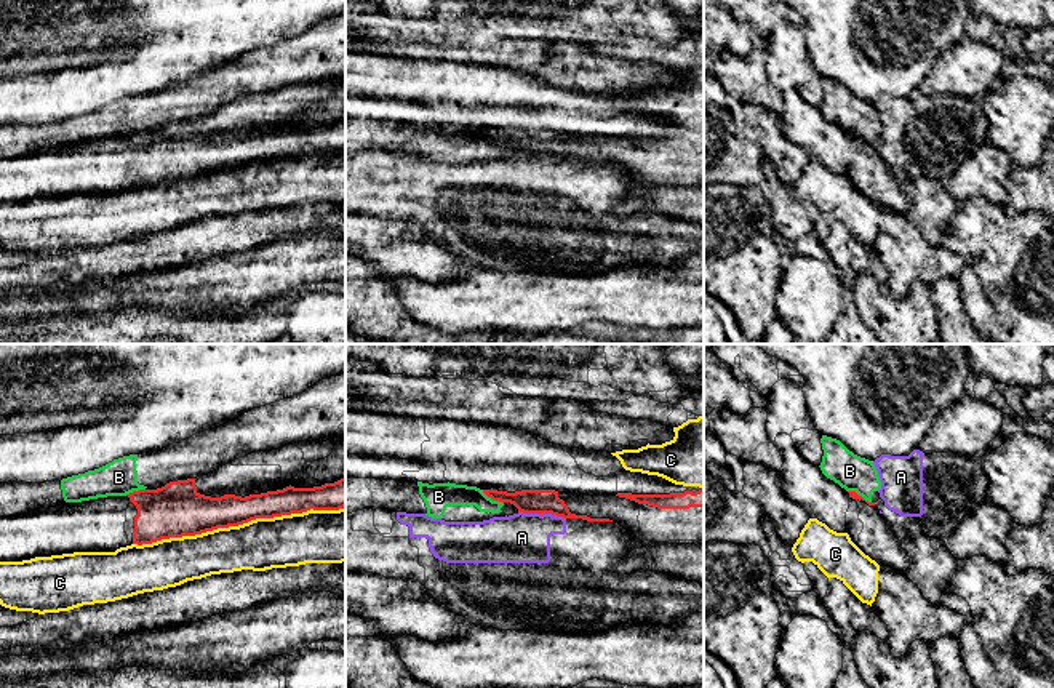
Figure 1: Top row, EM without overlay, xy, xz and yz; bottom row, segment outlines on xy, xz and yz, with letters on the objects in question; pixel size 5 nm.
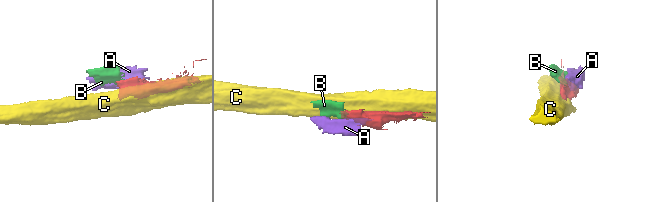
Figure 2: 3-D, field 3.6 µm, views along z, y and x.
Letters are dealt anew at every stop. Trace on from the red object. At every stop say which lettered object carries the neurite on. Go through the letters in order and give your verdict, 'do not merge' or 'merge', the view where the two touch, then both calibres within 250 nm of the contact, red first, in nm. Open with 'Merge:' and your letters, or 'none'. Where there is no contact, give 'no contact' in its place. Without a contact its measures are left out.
Merge: none
A: do not merge; contact in xz; calibres 130 and 260 nm
B: do not merge; contact in xz; calibres 130 and 130 nm
C: do not merge; contact in xy; calibres 220 and 260 nm

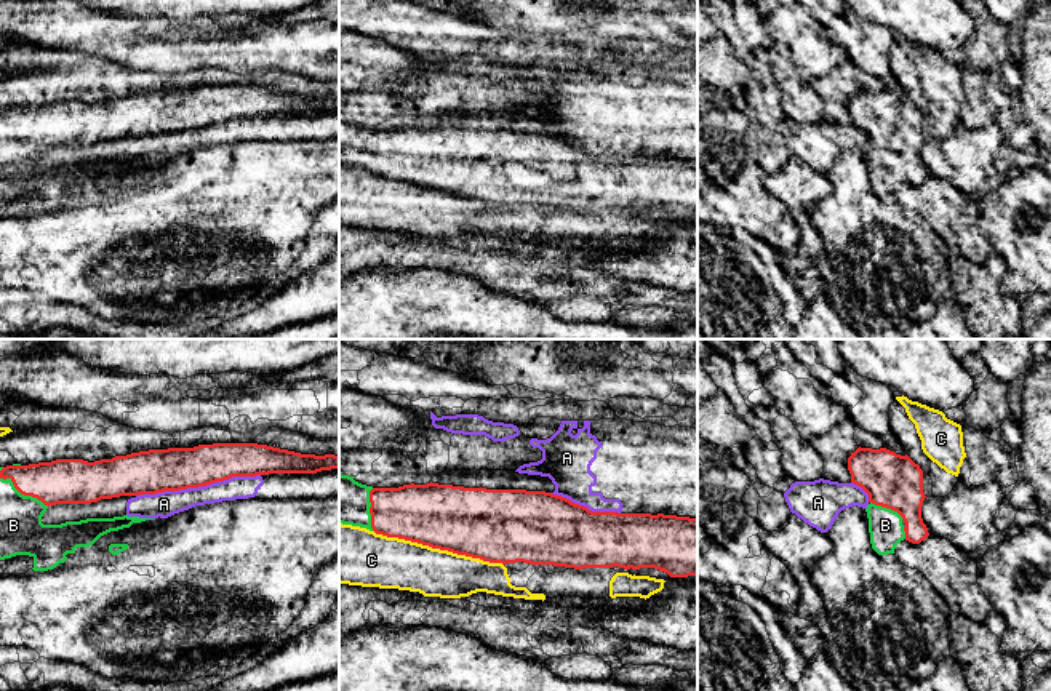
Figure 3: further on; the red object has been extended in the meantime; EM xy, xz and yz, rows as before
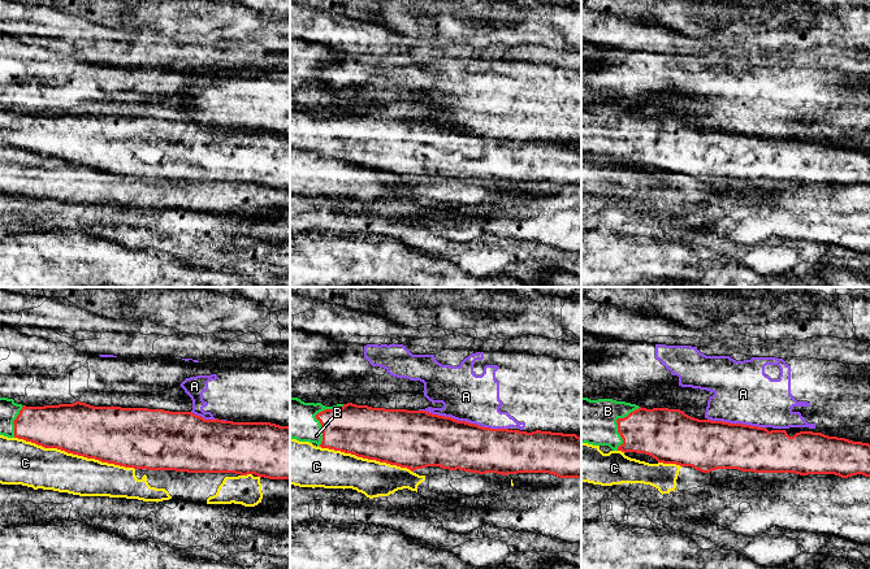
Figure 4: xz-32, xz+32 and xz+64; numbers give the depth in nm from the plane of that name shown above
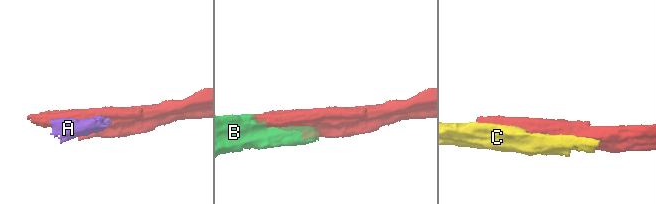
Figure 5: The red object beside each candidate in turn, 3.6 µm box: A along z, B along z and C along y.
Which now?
Merge: B
A: do not merge; contact in xy; calibres 220 and 130 nm
B: merge; contact in xy; calibres 220 and 220 nm
C: do not merge; contact in xz; calibres 360 and 260 nm

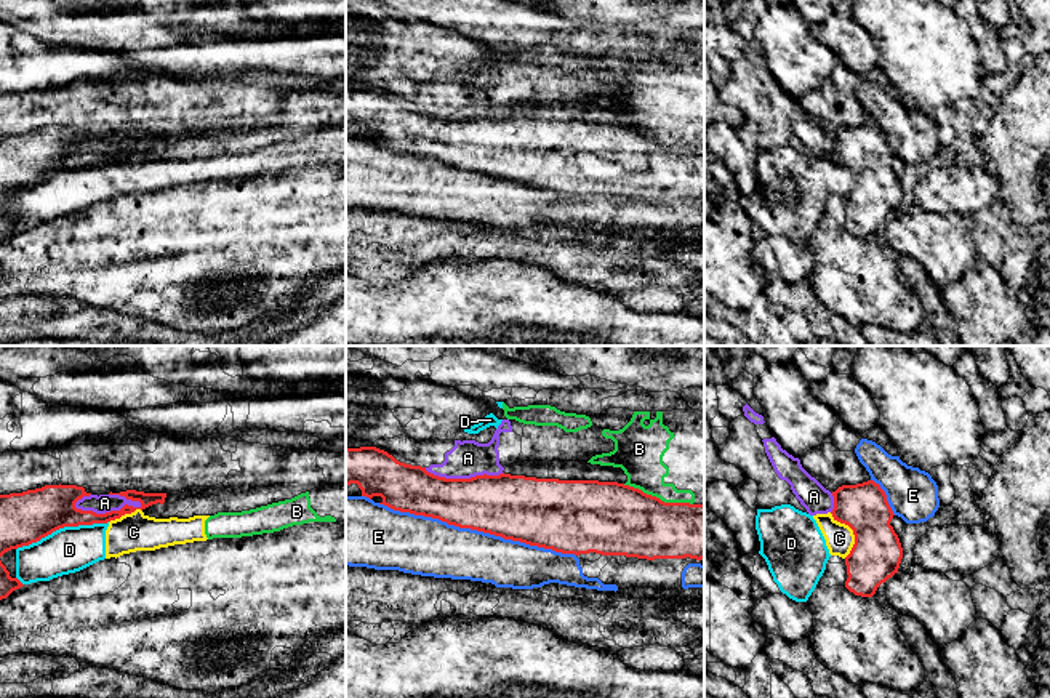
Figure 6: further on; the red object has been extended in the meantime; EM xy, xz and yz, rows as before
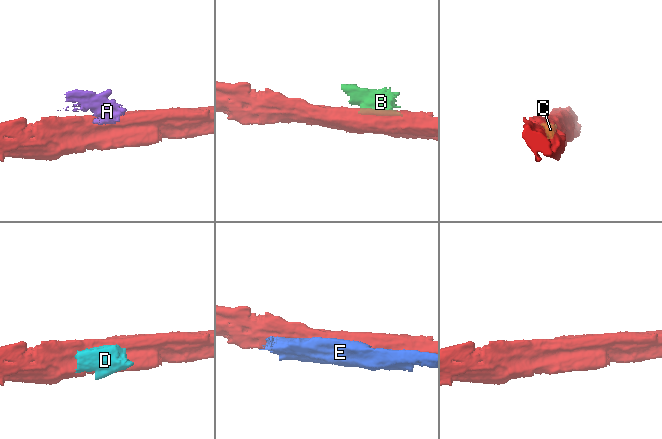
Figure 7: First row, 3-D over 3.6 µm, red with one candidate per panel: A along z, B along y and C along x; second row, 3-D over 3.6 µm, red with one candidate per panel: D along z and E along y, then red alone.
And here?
Merge: none
A: do not merge; contact in xy; calibres 180 and 100 nm
B: do not merge; contact in xz; calibres 360 and 240 nm
C: do not merge; contact in yz; calibres 260 and 140 nm
D: do not merge; contact in xy; calibres 260 and 240 nm
E: do not merge; contact in xz; calibres 320 and 280 nm

